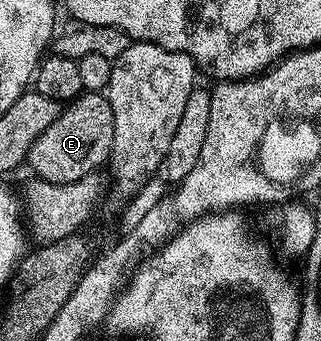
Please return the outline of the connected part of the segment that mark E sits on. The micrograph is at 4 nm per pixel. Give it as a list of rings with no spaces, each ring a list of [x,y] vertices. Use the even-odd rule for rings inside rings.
[[[88,91],[72,99],[60,110],[57,121],[33,141],[27,154],[26,166],[32,167],[34,174],[50,183],[77,181],[86,175],[96,174],[99,166],[111,157],[113,145],[113,109],[106,94]]]

